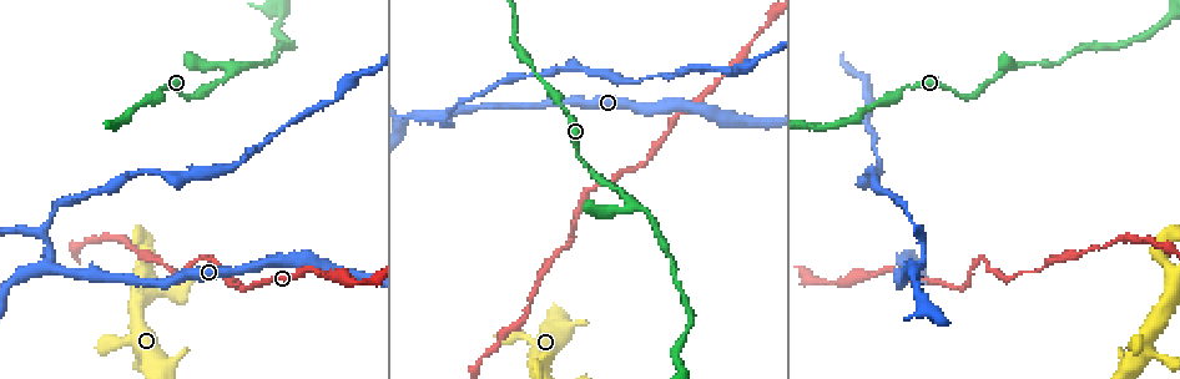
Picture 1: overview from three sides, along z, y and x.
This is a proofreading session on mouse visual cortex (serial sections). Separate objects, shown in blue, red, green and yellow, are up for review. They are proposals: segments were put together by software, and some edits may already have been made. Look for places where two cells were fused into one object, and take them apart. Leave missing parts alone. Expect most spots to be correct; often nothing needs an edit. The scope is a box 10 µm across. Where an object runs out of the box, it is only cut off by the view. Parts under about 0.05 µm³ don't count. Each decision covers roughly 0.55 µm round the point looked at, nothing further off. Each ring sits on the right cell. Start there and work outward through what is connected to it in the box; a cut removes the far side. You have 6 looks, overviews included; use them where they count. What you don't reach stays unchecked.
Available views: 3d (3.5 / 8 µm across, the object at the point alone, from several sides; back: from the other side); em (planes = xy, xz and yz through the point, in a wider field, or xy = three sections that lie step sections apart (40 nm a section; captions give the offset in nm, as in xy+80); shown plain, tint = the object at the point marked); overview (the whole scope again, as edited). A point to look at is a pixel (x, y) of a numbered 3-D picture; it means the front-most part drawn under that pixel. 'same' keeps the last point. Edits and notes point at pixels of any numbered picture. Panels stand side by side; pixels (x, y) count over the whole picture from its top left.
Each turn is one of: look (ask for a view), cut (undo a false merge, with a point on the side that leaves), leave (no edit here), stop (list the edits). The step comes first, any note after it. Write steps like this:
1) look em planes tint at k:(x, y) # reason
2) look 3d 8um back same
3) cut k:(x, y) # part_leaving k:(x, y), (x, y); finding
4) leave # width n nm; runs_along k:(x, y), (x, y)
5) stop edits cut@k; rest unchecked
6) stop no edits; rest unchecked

look 3d 8um at 1:(445, 121) # thick turns thin

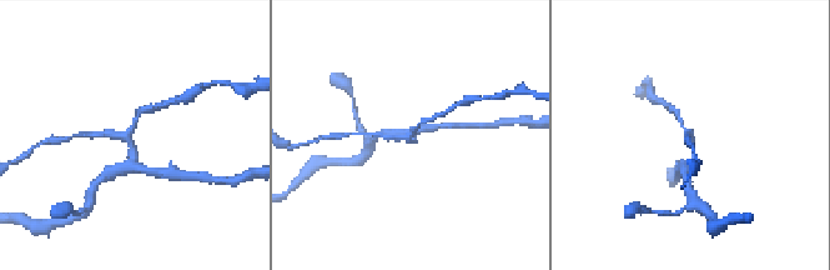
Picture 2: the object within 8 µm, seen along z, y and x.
look 3d 3.5um same # zoom in

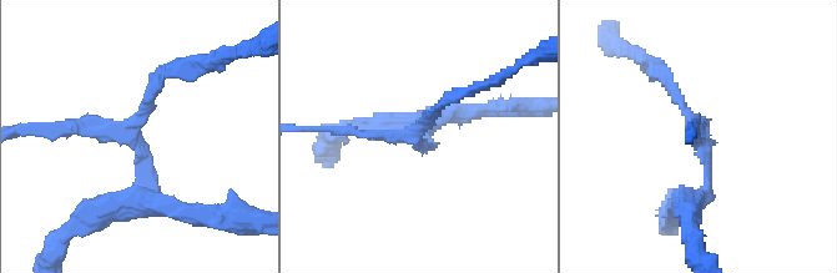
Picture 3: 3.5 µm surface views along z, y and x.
look em xy step 1 tint at 3:(704, 135) # arms 3; arm_widths 150, 150, 200 nm; shape alone is not enough

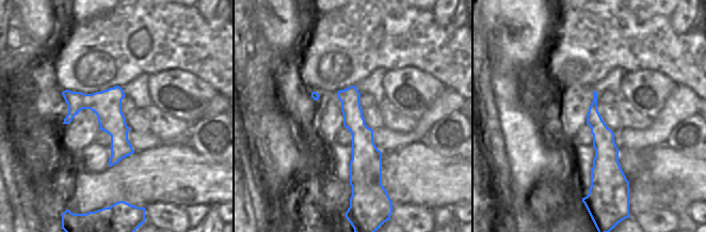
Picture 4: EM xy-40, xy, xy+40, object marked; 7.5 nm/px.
cut 3:(100, 124) # border 4:(126, 124), (124, 130), (111, 137); a second cell is stuck on

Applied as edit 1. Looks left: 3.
look overview

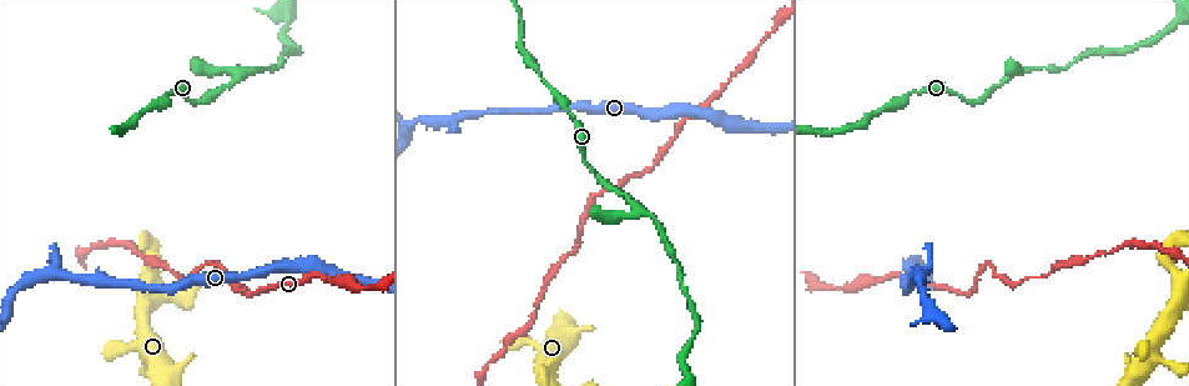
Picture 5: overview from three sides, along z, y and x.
look 3d 3.5um at 5:(220, 263) # sharp bend

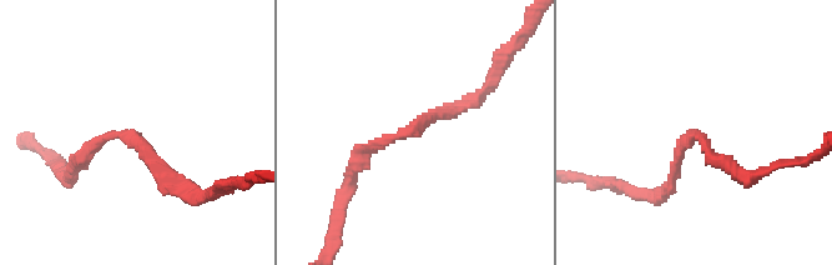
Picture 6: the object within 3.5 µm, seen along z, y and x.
look em planes tint at 6:(409, 132) # now the EM

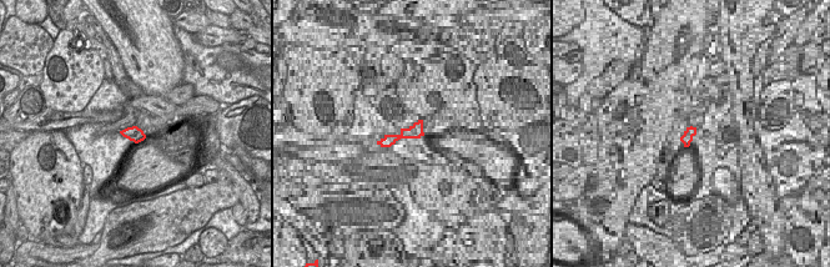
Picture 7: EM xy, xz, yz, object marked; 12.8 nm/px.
leave # all the same cell

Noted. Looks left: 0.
stop edits cut@3; rest unchecked

